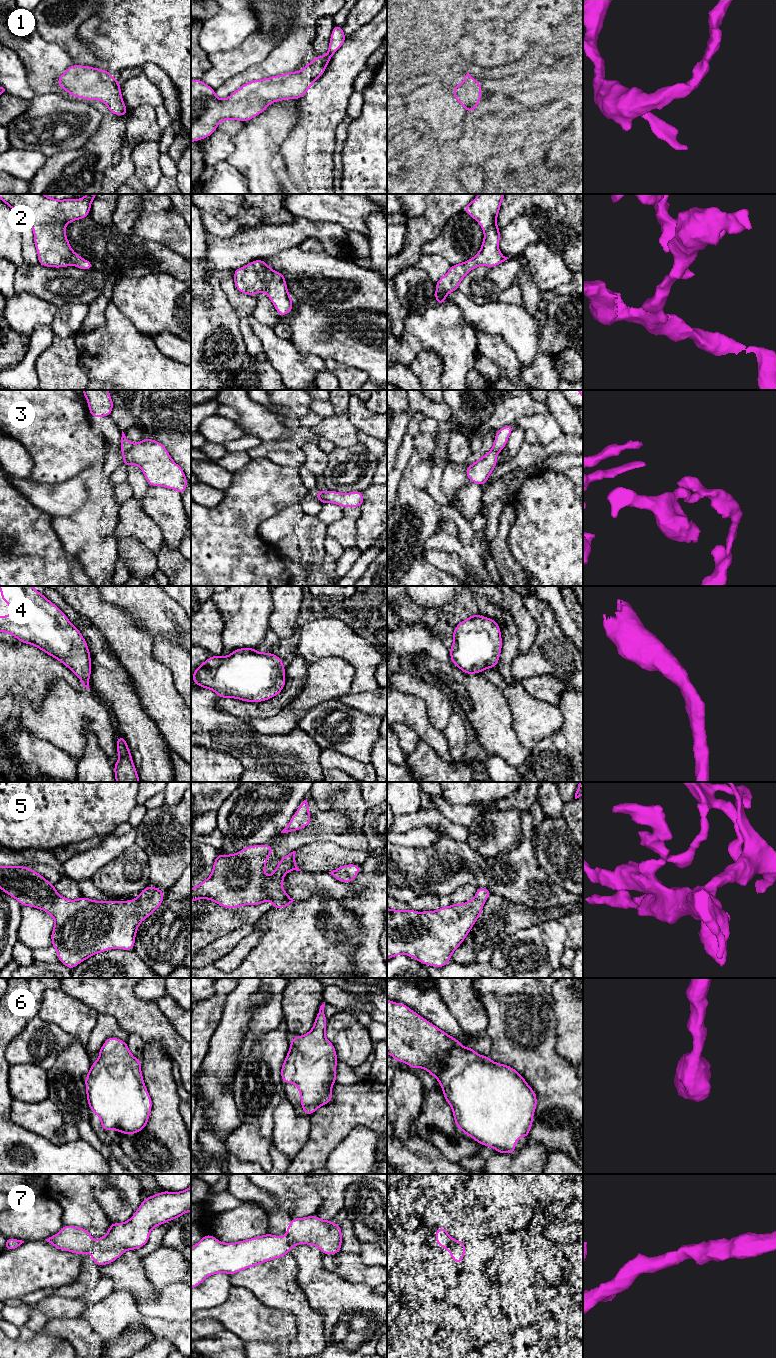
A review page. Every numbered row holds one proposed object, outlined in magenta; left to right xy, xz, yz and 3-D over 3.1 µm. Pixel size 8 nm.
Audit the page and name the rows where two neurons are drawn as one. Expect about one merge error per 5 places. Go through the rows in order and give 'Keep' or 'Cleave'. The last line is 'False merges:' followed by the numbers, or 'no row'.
1: Keep
2: Keep
3: Cleave
4: Keep
5: Keep
6: Keep
7: Keep
False merges: 3

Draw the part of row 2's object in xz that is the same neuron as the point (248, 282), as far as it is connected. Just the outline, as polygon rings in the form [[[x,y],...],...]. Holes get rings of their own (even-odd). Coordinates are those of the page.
[[[255,260],[234,271],[237,290],[246,295],[265,292],[280,316],[286,316],[293,309],[286,279],[281,272],[270,268],[264,260]]]

